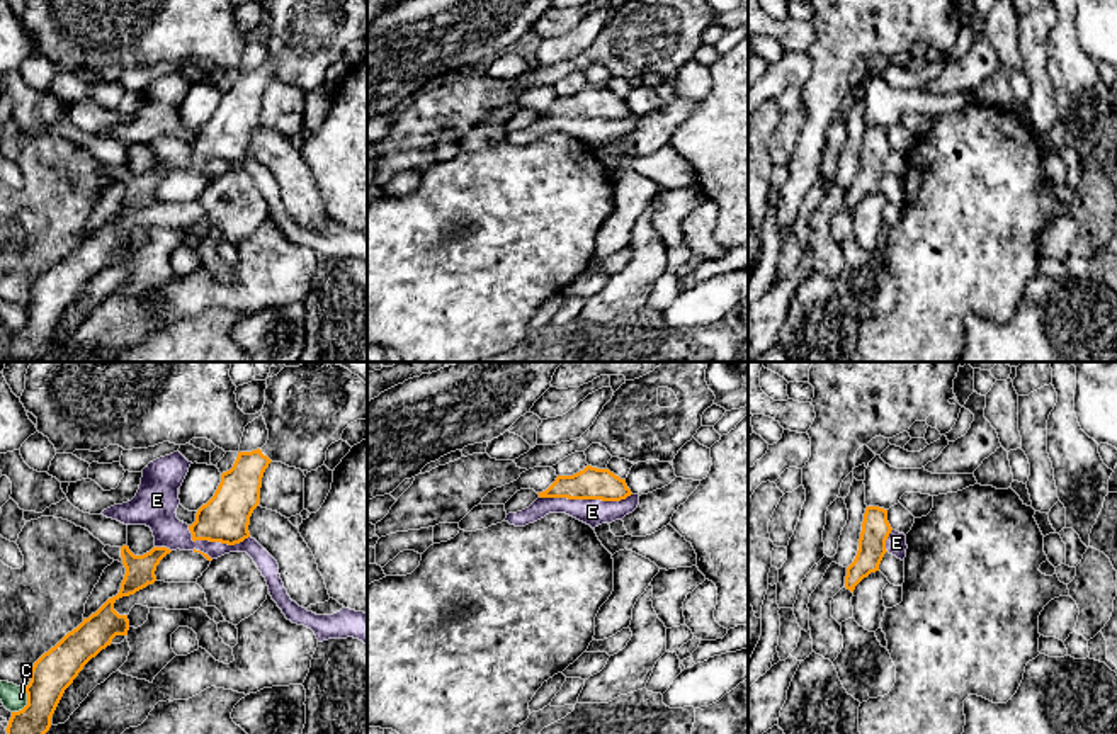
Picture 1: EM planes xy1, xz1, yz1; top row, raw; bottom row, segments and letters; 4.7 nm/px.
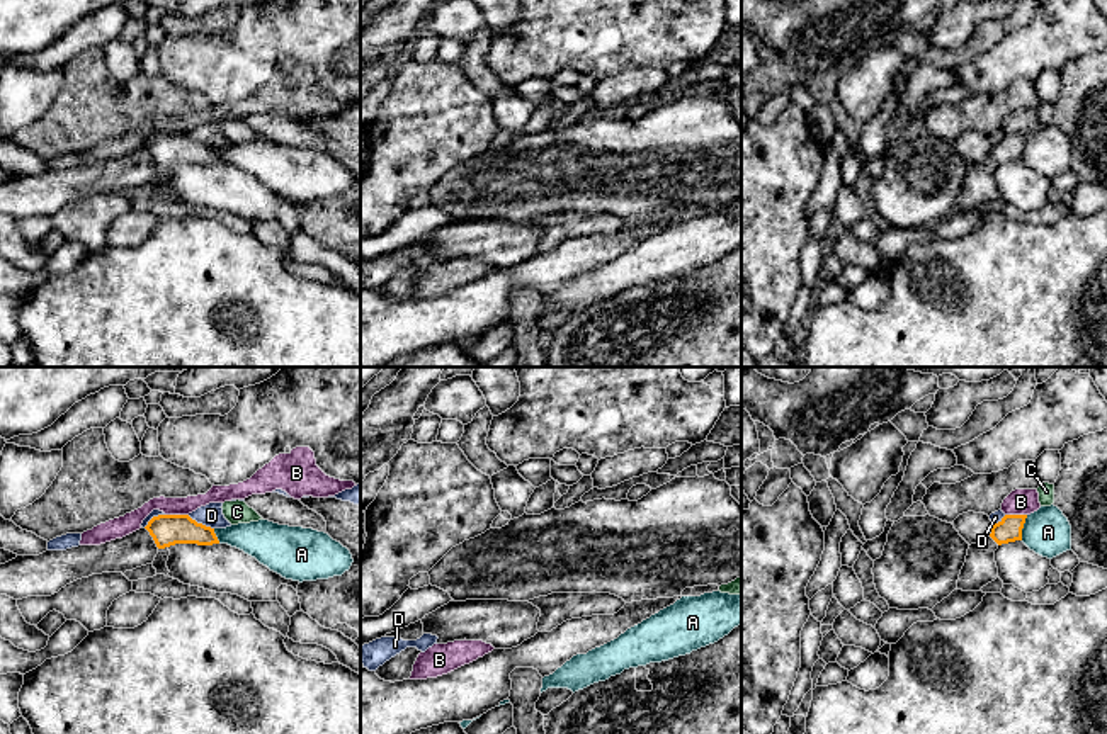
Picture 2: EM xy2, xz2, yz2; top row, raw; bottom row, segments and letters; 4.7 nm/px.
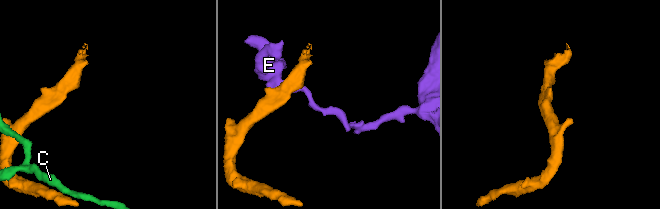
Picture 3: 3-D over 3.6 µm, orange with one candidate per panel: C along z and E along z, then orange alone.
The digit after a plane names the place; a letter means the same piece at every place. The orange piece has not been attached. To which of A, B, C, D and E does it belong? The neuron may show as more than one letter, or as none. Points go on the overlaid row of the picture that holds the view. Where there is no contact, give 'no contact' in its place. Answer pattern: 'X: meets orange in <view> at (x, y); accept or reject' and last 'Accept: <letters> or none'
A: meets orange in yz2 at (1022, 527); reject
B: meets orange in xy2 at (177, 515); reject
C: meets orange in xy1 at (28, 704); reject
D: meets orange in xy2 at (201, 524); reject
E: meets orange in xz1 at (585, 498); reject
Accept: none

